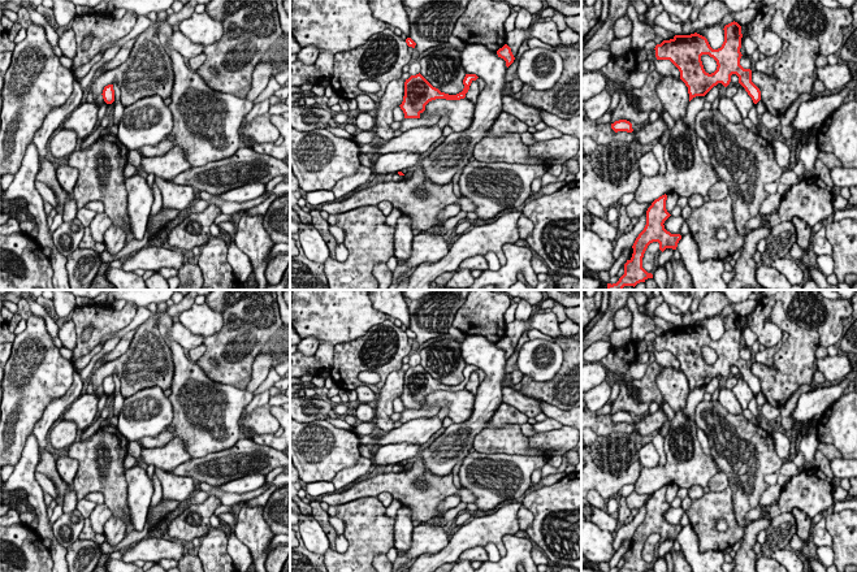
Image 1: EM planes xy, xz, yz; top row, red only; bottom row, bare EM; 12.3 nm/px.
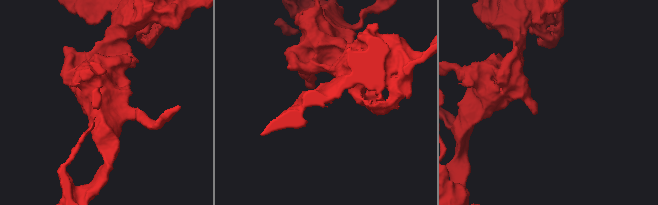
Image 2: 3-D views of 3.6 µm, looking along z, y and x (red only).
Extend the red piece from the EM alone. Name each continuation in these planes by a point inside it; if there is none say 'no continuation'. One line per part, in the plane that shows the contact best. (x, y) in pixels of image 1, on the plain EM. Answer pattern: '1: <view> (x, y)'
no continuation

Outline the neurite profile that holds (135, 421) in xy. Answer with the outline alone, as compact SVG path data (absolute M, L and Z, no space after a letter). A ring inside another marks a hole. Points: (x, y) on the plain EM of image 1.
M159 386L143 389L125 398L117 429L127 441L156 437L173 421L173 407Z

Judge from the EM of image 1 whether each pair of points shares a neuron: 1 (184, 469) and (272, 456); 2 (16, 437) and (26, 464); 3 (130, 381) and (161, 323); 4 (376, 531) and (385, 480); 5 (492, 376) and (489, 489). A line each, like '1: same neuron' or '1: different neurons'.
1: same neuron
2: different neurons
3: different neurons
4: different neurons
5: different neurons

